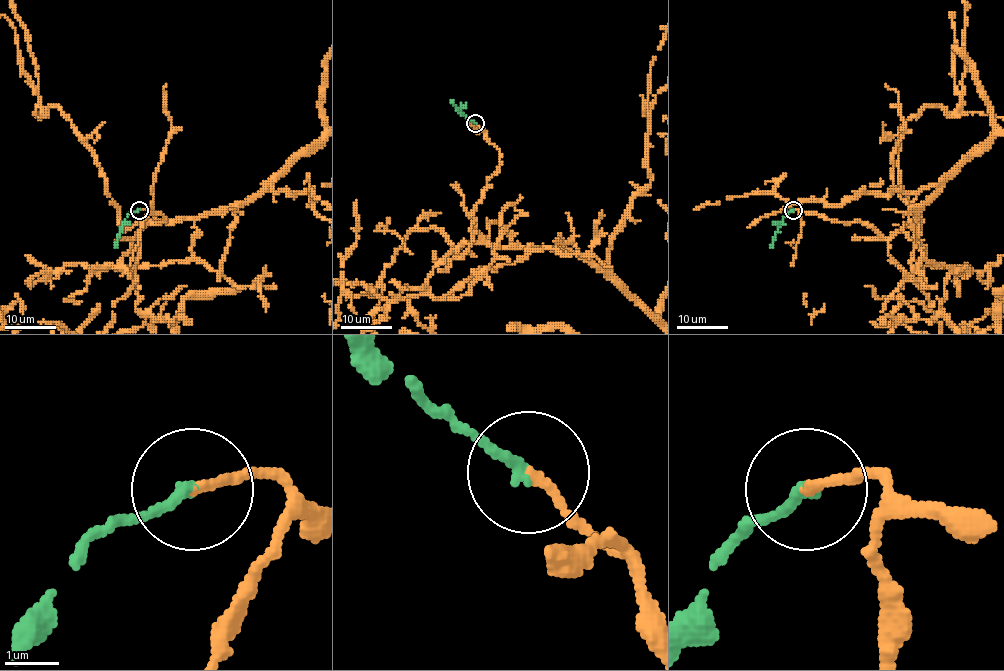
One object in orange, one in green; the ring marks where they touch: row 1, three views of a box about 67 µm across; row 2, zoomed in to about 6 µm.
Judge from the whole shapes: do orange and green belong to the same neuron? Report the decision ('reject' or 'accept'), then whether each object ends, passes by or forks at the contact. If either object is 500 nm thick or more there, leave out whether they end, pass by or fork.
accept; orange ends; green ends

